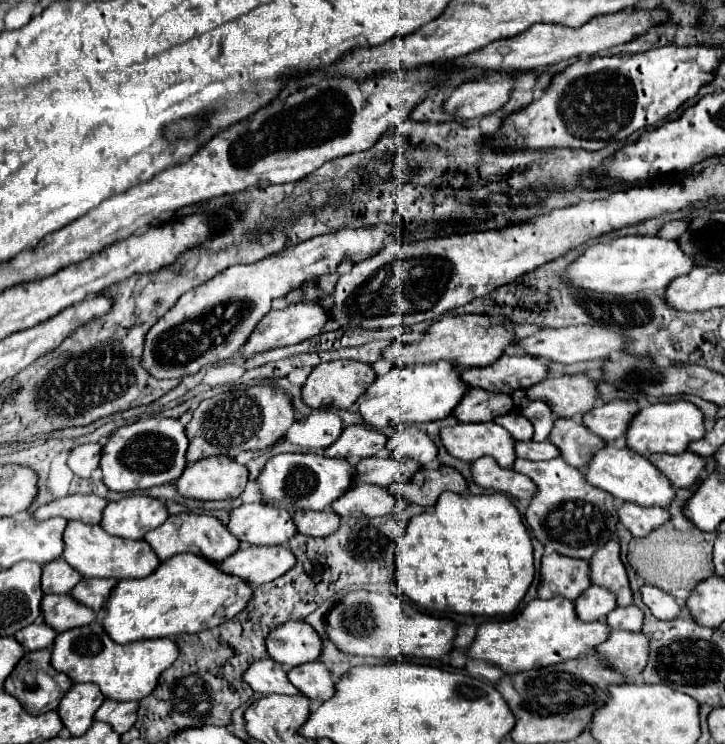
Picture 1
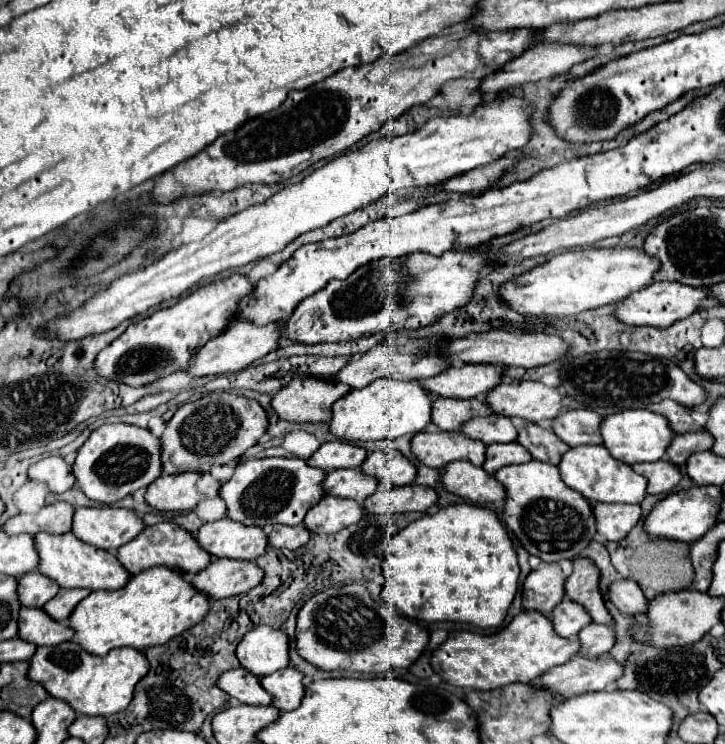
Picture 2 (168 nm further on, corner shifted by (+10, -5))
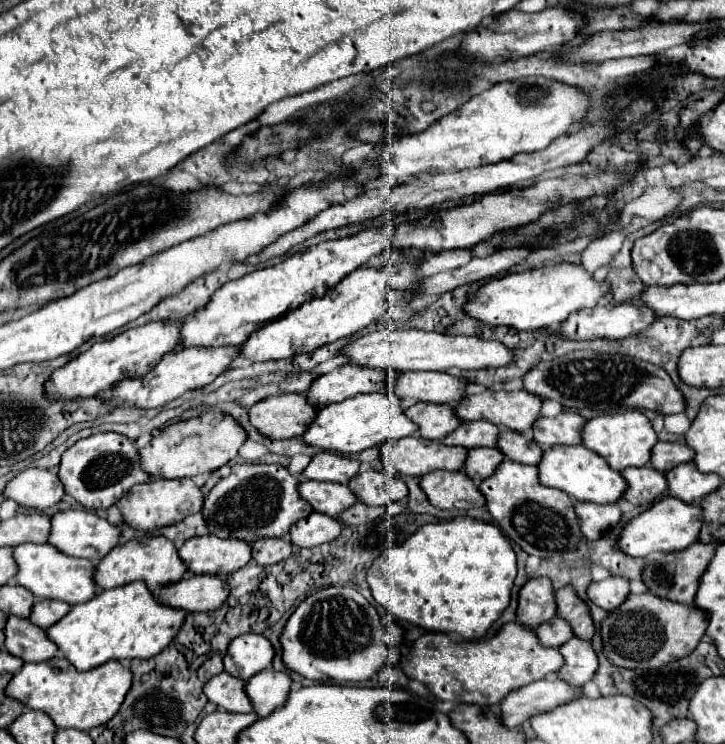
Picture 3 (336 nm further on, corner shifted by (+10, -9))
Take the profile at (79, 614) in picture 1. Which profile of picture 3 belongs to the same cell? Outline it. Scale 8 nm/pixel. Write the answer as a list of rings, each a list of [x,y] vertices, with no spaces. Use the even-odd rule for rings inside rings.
[[[18,616],[8,618],[4,646],[24,662],[44,662],[58,654],[58,646],[48,638],[46,630],[36,628],[28,618]]]

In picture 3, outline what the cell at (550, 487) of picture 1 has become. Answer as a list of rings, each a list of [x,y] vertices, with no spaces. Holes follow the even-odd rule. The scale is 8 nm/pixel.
[[[504,460],[496,472],[480,484],[480,490],[486,498],[492,518],[500,524],[502,532],[528,554],[548,560],[564,556],[566,552],[574,552],[584,540],[580,518],[574,512],[574,500],[558,488],[542,486],[536,466]]]

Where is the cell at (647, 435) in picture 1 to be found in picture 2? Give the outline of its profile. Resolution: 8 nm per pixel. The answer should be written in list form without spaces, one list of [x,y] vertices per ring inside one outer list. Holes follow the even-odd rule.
[[[630,408],[630,410],[606,416],[600,422],[600,432],[602,432],[602,446],[606,450],[610,450],[610,456],[620,462],[626,462],[628,466],[632,466],[636,462],[660,460],[666,454],[666,448],[674,436],[666,418],[662,418],[660,414],[654,414],[650,410],[644,410],[644,408]]]

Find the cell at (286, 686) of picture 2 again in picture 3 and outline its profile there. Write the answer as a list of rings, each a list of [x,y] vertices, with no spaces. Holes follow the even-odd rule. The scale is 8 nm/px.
[[[268,668],[246,682],[246,692],[254,704],[256,714],[266,716],[276,708],[284,706],[290,694],[290,686],[292,686],[292,678],[286,672]]]

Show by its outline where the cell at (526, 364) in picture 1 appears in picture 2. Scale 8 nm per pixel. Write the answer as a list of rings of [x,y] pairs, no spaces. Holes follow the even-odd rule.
[[[464,364],[460,366],[452,366],[444,372],[440,372],[438,376],[420,380],[420,386],[430,392],[432,396],[440,396],[438,392],[448,392],[446,398],[484,398],[488,394],[488,390],[492,390],[494,386],[498,386],[502,380],[502,368],[500,366],[488,366],[488,364]]]

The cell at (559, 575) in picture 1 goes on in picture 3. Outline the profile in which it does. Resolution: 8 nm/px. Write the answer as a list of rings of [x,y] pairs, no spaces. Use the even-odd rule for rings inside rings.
[[[538,576],[528,580],[520,590],[518,600],[518,620],[528,628],[536,628],[548,622],[556,614],[556,598],[550,578]]]

